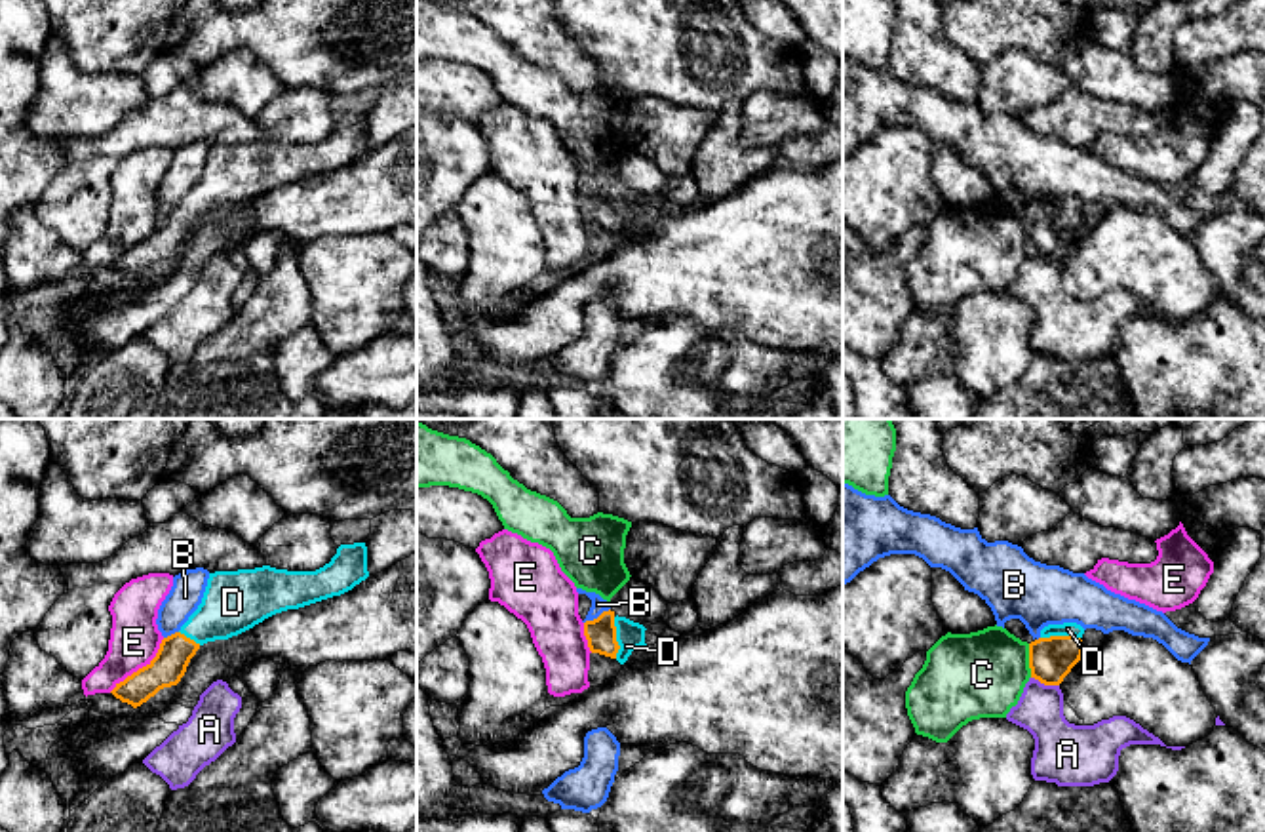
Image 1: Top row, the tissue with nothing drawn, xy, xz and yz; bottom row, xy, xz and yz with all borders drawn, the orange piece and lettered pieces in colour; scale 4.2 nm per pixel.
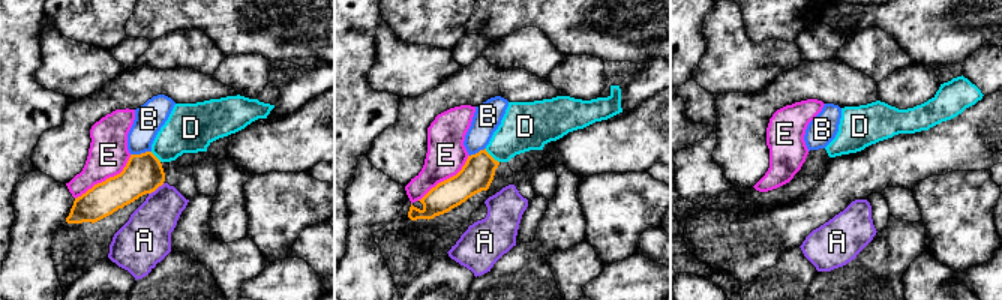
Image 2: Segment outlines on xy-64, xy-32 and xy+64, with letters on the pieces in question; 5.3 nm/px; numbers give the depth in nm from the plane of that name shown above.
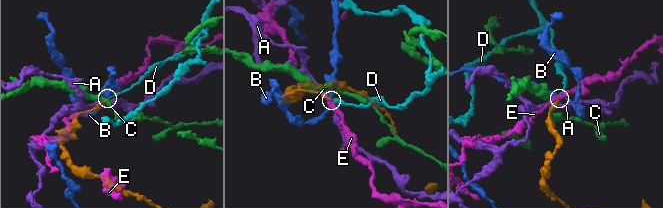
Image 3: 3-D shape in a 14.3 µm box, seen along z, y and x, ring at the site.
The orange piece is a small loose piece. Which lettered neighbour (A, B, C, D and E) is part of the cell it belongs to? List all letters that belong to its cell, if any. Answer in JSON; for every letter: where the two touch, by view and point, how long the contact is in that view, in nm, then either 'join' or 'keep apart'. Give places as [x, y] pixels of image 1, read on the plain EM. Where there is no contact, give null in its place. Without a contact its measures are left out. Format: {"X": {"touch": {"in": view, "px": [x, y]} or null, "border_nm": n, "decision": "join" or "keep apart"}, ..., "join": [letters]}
{"A": {"touch": {"in": "yz", "px": [1045, 257]}, "border_nm": 130, "decision": "keep apart"}, "B": {"touch": {"in": "xz", "px": [598, 191]}, "border_nm": 130, "decision": "keep apart"}, "C": {"touch": {"in": "yz", "px": [1030, 235]}, "border_nm": 140, "decision": "keep apart"}, "D": {"touch": {"in": "xz", "px": [615, 212]}, "border_nm": 180, "decision": "join"}, "E": {"touch": {"in": "xy", "px": [139, 242]}, "border_nm": 340, "decision": "keep apart"}, "join": ["D"]}

